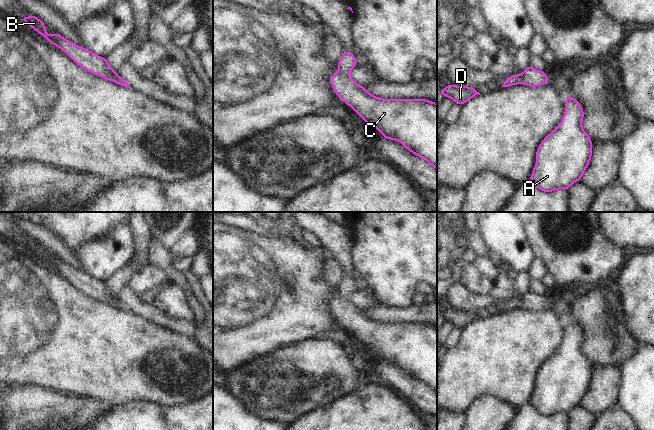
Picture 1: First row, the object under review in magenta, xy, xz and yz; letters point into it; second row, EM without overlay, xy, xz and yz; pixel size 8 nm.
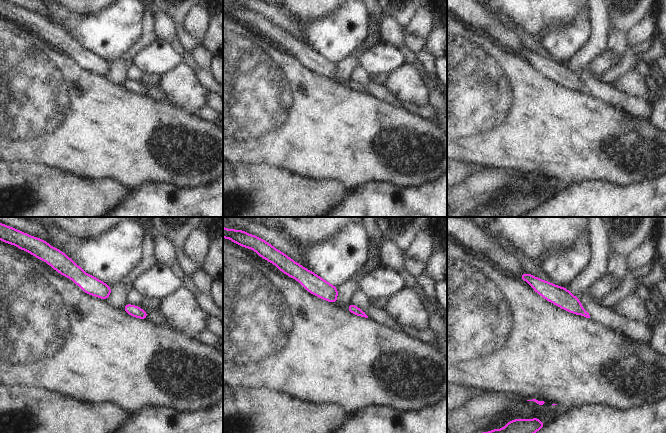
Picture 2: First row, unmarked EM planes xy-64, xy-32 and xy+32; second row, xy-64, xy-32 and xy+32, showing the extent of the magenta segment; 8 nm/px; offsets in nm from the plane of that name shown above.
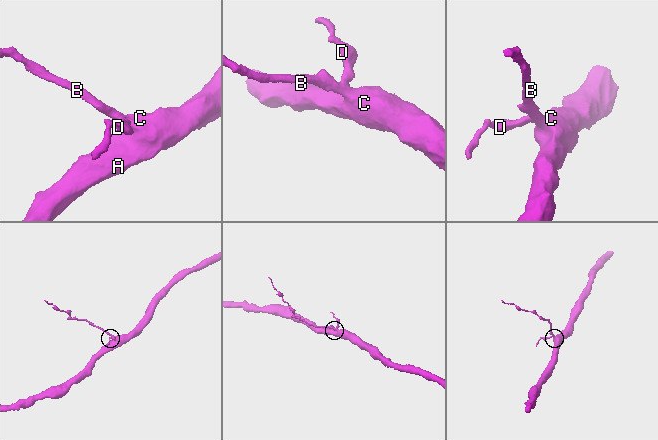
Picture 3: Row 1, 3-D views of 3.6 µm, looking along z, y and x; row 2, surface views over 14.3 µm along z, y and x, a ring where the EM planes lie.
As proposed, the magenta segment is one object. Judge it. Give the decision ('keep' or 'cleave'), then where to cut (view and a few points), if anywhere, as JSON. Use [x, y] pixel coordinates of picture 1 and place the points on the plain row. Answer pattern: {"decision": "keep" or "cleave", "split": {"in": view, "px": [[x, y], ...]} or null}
{"decision": "keep", "split": null}

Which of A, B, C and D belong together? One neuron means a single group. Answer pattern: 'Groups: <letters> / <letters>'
Groups: A B C D.

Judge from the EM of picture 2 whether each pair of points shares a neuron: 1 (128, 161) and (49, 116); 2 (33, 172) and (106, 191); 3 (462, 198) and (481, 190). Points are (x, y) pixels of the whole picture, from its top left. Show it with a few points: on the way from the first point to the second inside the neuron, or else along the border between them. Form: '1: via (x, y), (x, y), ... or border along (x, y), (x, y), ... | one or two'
1: via (108, 141), (95, 128), (69, 118) | one
2: via (51, 190), (88, 191) | one
3: via (467, 198), (476, 192) | one

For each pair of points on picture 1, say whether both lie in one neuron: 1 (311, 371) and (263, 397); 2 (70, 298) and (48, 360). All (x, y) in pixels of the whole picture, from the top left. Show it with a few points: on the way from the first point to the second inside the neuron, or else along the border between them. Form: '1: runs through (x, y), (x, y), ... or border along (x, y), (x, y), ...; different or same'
1: runs through (300, 378), (283, 386), (275, 386); same
2: runs through (59, 313), (48, 345); same

